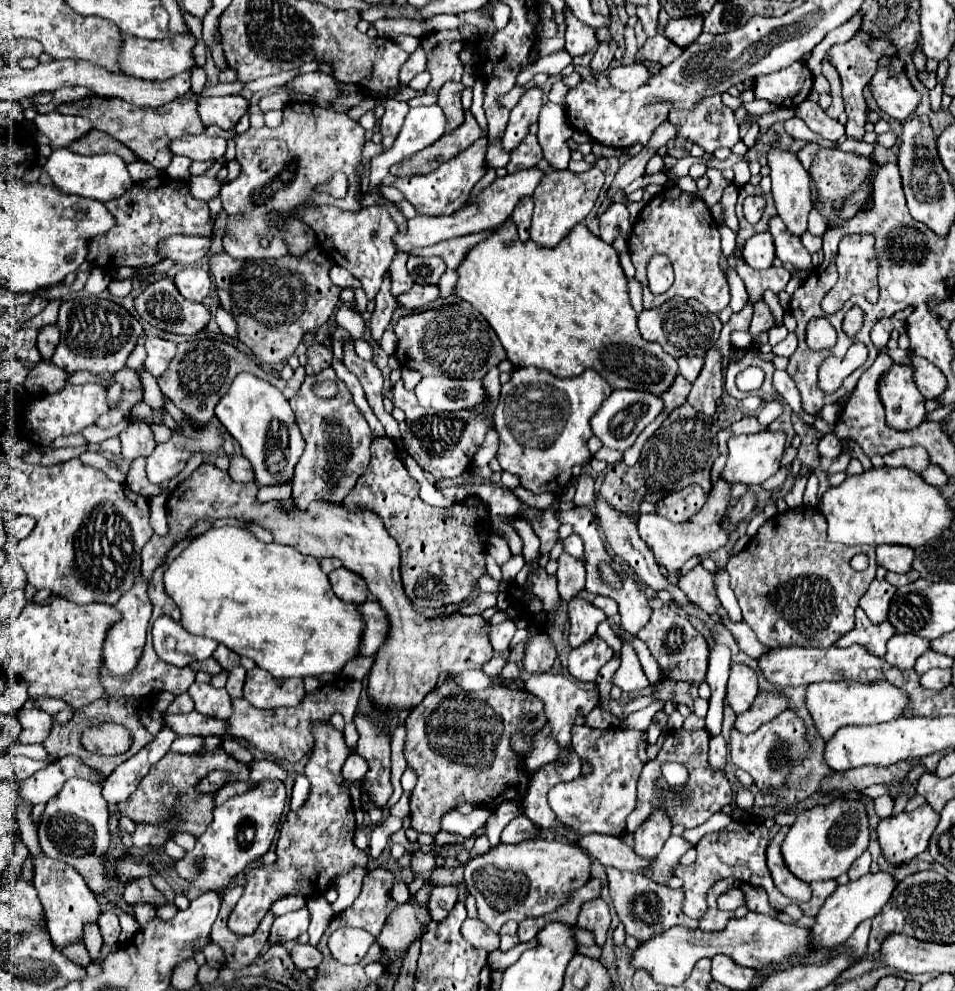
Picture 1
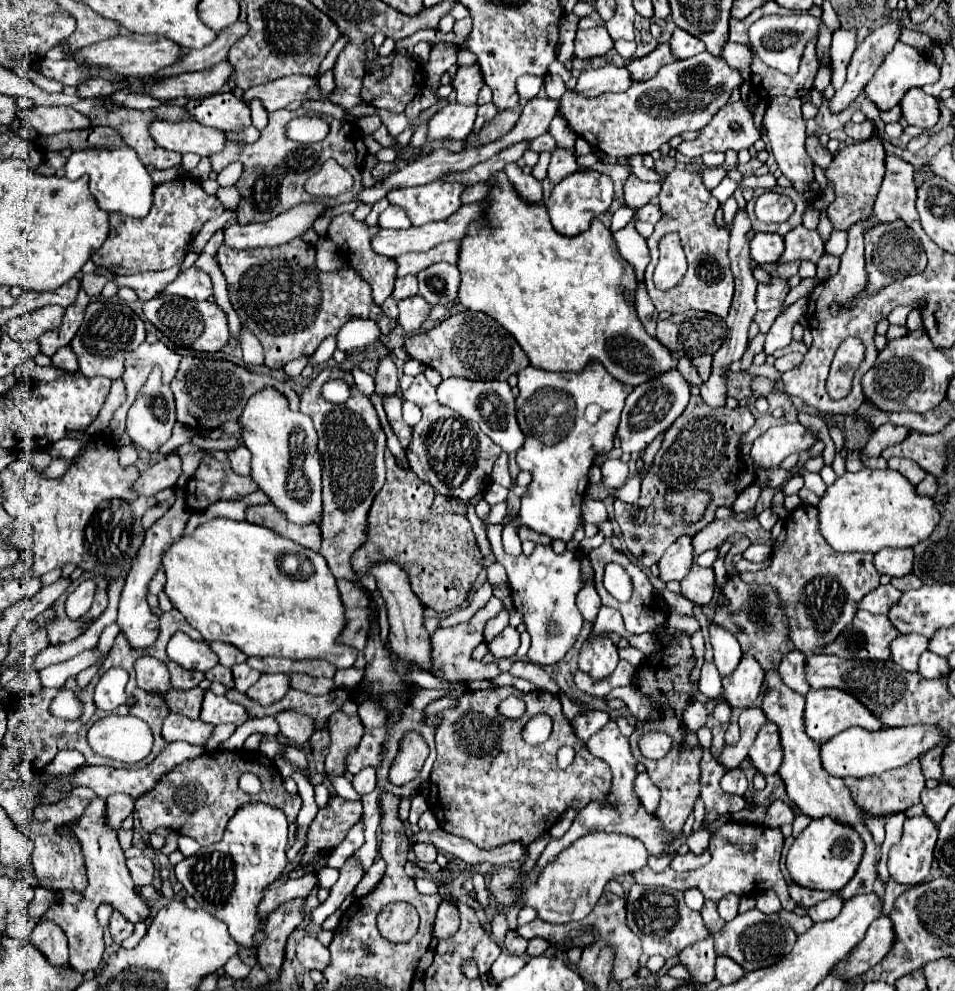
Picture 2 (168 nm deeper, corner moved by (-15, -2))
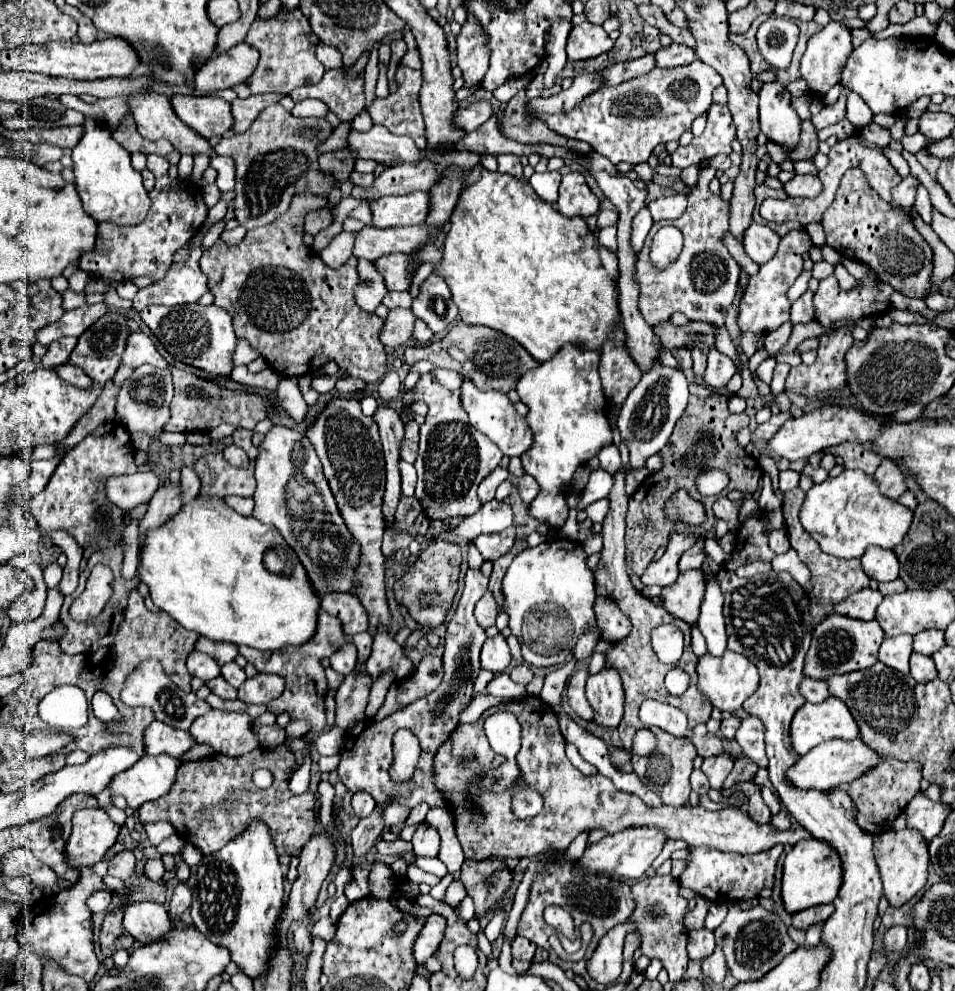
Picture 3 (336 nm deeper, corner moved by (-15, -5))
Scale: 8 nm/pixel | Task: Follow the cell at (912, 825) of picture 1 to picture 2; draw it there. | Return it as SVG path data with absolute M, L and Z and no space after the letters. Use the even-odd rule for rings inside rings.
M926 815L906 819L900 843L888 853L890 877L900 885L922 883L930 873L936 837L938 829Z

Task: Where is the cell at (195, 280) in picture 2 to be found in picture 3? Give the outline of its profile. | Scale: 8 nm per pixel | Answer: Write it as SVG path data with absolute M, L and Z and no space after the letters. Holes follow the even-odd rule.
M196 234L190 238L190 244L194 246L188 262L184 264L172 264L172 270L162 278L160 282L154 282L146 288L140 288L134 296L134 310L144 310L144 306L150 304L164 304L164 306L176 306L176 304L188 304L198 302L204 292L208 292L208 276L200 270L200 254L202 254L202 236Z

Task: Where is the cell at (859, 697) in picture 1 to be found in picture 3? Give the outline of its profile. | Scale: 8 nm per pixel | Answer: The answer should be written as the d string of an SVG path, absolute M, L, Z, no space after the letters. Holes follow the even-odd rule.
M834 696L818 704L806 702L792 720L792 746L802 756L820 742L832 738L852 740L858 736L860 730L848 706Z

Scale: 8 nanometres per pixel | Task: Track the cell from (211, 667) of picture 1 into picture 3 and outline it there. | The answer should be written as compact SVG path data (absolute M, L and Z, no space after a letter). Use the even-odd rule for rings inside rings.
M216 676L216 678L208 680L206 686L208 686L214 694L218 694L218 696L222 696L222 698L236 698L236 694L238 694L238 690L236 690L234 686L228 686L228 682L226 682L222 676Z

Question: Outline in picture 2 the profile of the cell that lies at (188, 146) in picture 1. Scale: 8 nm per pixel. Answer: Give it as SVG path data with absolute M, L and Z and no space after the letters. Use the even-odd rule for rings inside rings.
M154 119L150 123L150 135L162 149L176 153L196 153L200 157L210 157L224 149L226 137L220 129L204 127L192 119L166 121Z

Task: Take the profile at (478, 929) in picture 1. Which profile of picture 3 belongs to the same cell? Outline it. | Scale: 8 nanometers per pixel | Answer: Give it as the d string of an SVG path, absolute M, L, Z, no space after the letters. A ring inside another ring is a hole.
M516 936L514 942L512 942L512 958L518 958L518 960L532 960L534 956L534 950L536 950L536 944L522 938L522 936Z

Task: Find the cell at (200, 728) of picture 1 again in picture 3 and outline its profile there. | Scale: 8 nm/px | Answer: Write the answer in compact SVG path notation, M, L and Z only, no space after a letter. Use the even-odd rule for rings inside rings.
M154 720L144 732L144 744L146 744L146 752L152 756L154 754L182 756L196 742L192 740L192 734L188 730L180 730L180 728L168 726L160 720Z

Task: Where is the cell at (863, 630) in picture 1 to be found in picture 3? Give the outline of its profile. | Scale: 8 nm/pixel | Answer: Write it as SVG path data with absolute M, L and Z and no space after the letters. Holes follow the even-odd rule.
M832 614L832 618L828 618L828 622L822 622L812 632L812 644L806 654L804 674L824 680L832 674L846 674L846 672L870 668L872 664L878 662L878 648L880 648L884 636L886 634L876 620L864 622L864 620L854 620L848 616Z

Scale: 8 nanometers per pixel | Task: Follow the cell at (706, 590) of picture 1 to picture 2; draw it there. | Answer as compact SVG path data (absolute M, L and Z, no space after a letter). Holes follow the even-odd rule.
M694 563L690 573L680 581L680 595L698 605L710 603L714 597L714 571Z

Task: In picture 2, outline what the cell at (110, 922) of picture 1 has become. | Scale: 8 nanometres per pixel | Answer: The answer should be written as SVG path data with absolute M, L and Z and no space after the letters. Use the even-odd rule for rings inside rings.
M118 911L110 915L110 933L114 943L122 943L126 937L132 935L132 923L128 923Z

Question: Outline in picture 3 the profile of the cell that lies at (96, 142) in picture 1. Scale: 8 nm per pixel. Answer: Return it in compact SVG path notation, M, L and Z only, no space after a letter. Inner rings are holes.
M66 126L66 128L52 128L52 130L38 130L38 138L52 142L60 148L74 148L80 142L80 136L84 136L82 126Z

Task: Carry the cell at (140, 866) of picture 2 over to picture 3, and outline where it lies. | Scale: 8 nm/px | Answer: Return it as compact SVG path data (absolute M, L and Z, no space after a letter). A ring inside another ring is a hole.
M126 850L126 852L116 854L110 860L108 874L116 876L116 878L122 878L122 880L130 880L132 876L136 876L136 858L134 858L134 852Z

